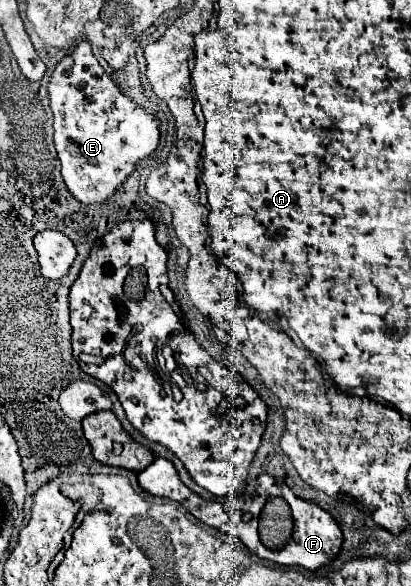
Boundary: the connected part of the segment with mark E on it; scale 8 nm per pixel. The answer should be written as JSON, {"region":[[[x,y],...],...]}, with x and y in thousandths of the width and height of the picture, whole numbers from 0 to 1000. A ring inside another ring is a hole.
{"region":[[[209,70],[190,73],[170,94],[136,108],[117,142],[117,162],[156,312],[195,346],[253,346],[331,288],[331,278],[375,261],[389,234],[384,200],[297,159]]]}

